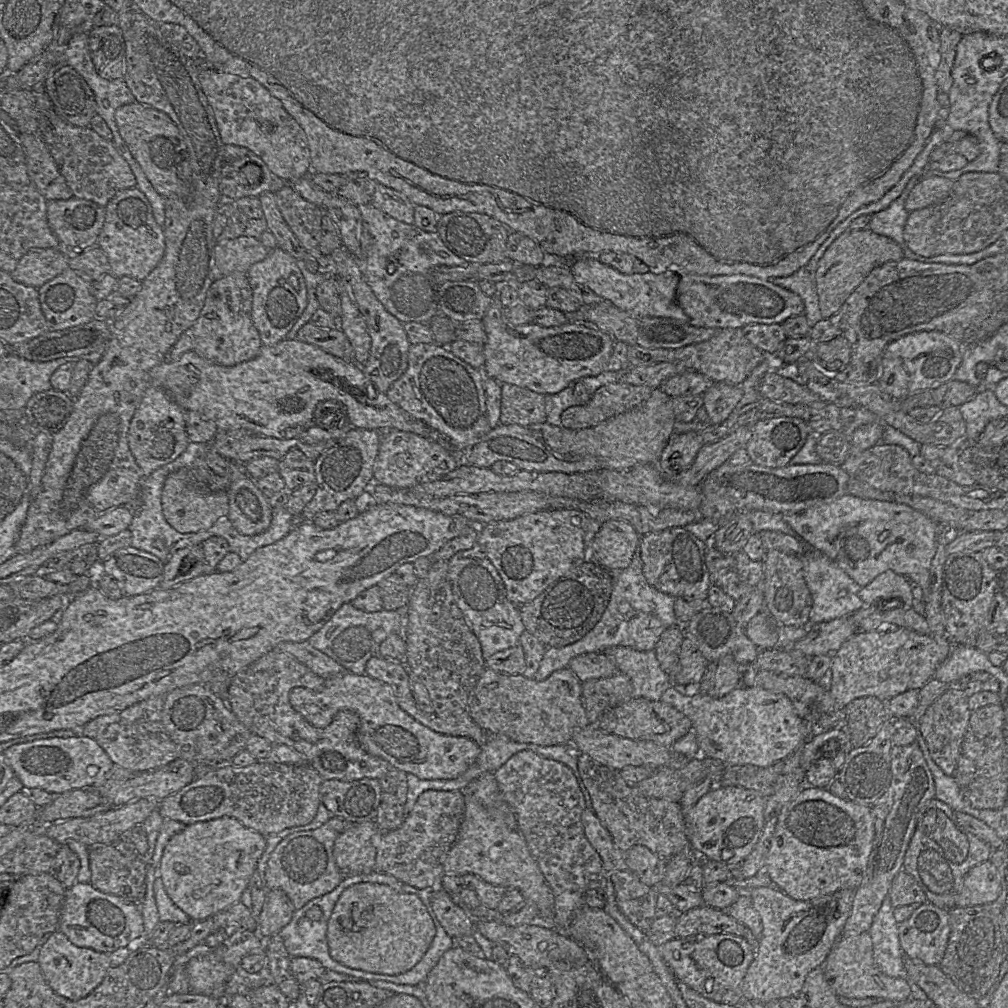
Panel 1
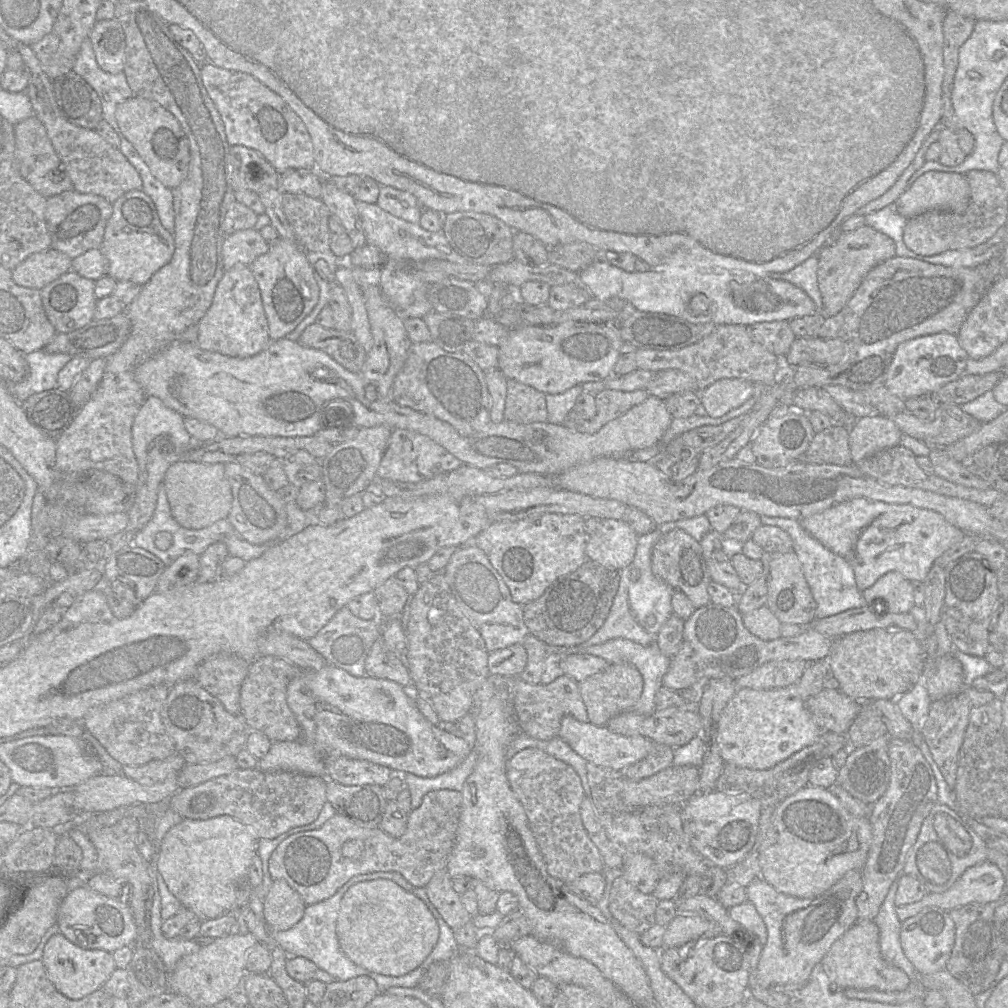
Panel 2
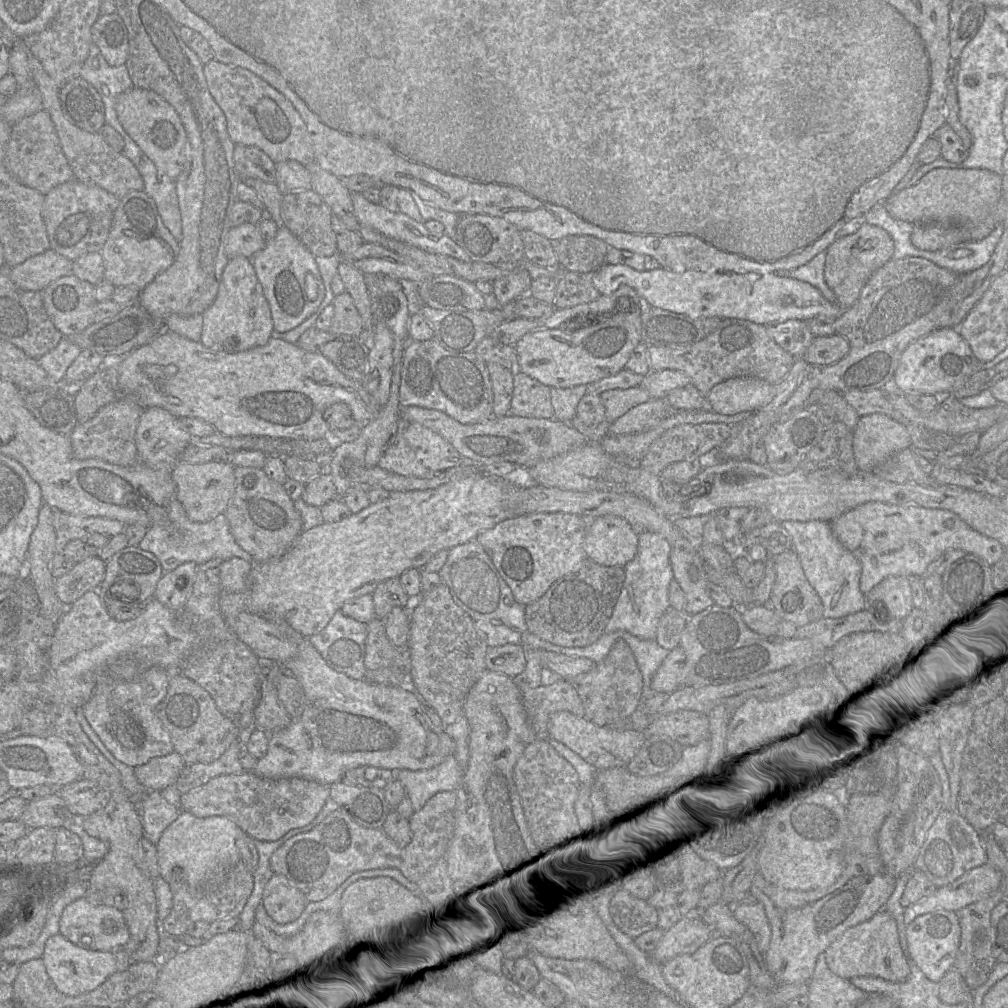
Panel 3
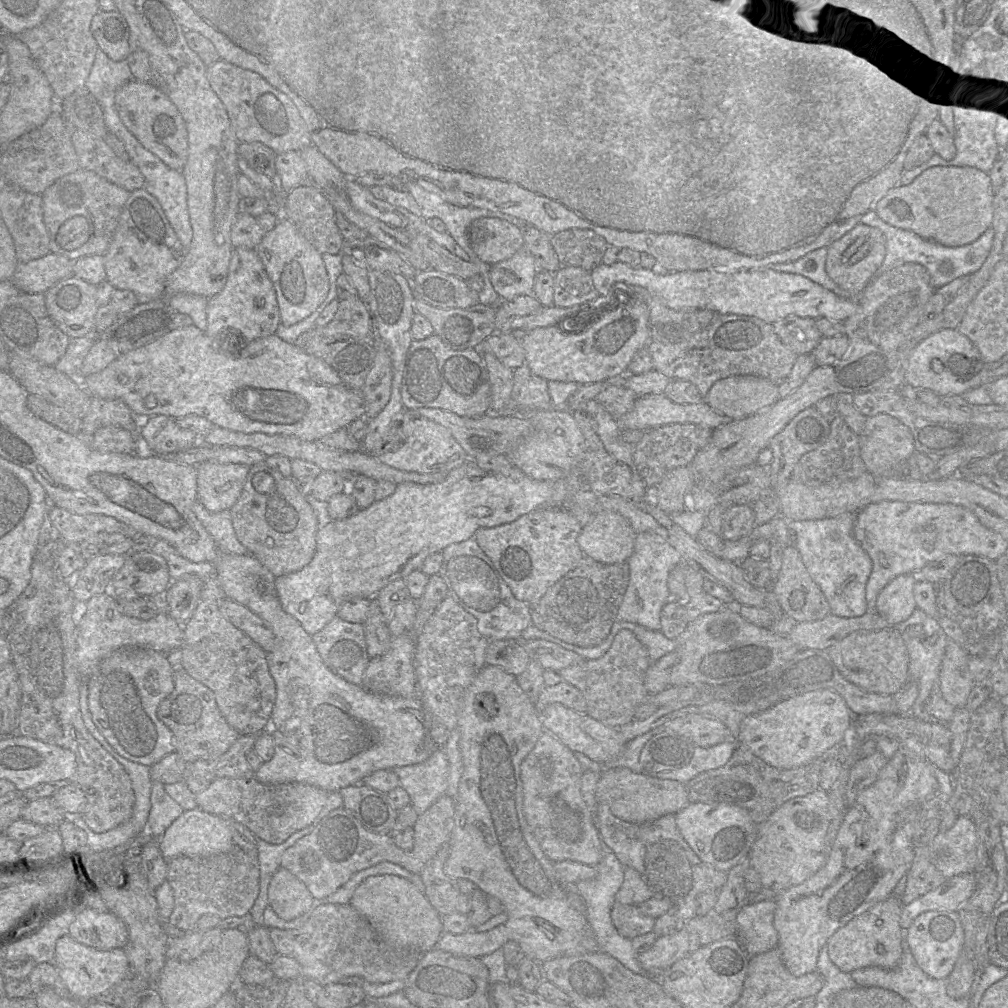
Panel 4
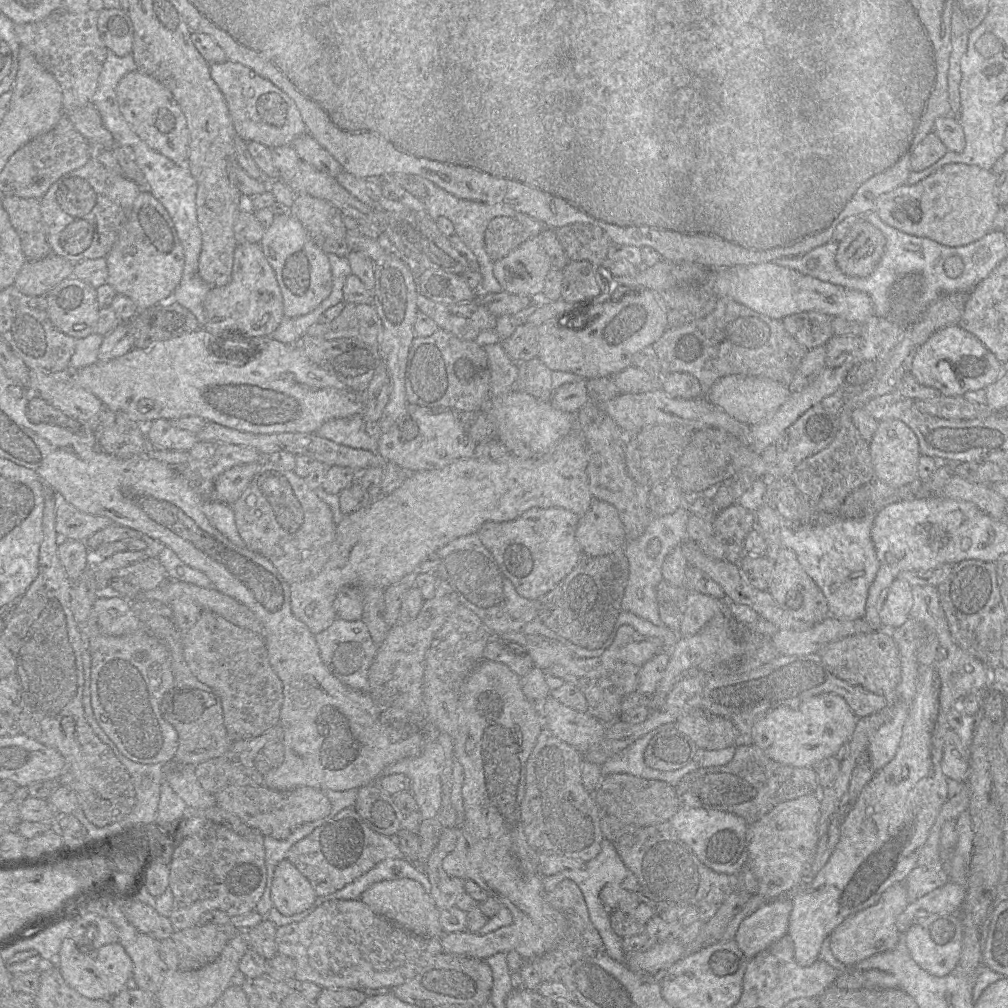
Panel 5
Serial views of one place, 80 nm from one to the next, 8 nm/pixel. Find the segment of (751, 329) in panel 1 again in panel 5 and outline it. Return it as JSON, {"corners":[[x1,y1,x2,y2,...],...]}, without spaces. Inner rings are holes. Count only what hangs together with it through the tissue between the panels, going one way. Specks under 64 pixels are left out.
{"corners":[[802,312,782,319,785,330,802,346,813,349,825,345,834,336,832,317,814,312]]}

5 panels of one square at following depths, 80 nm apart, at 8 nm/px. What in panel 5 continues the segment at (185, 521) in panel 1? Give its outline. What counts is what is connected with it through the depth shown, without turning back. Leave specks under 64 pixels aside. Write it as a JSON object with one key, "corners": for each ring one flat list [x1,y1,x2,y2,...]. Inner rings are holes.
{"corners":[[261,462,238,465,222,473,214,484,214,501,233,505,243,494]]}

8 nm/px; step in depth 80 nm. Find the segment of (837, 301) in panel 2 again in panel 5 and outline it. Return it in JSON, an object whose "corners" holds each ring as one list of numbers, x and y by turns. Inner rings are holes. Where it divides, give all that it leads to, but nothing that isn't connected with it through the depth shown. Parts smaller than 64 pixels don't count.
{"corners":[[868,221,855,225,838,243,836,263,848,276,865,278,877,267,885,252,883,233]]}

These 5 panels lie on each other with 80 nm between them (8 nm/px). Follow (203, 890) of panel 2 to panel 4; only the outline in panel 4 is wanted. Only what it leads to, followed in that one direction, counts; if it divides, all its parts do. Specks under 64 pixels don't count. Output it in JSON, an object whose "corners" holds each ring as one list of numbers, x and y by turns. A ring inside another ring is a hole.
{"corners":[[198,807,184,810,158,839,158,847,166,860,178,856,209,856,222,853,233,847,229,820,211,814]]}

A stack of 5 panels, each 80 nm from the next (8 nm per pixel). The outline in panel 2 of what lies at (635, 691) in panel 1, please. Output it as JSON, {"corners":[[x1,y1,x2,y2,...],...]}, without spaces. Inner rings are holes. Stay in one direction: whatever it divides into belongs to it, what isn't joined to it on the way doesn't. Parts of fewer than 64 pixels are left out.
{"corners":[[625,638,611,639,601,644,590,646,589,648,580,648,578,646,557,646,566,647,565,650,557,651,560,654,588,653,605,659,609,664,628,663,635,666,643,677,643,690,638,702,633,707,633,711,650,715,656,709,655,697,658,690,663,687,662,678,670,666,670,658,665,656,658,647,656,642,649,645,642,645]]}

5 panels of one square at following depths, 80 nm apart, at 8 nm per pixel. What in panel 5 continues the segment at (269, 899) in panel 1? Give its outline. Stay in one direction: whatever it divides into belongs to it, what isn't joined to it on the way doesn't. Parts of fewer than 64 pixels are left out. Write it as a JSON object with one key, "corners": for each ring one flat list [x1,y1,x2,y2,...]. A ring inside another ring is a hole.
{"corners":[[282,860,275,869,271,898,273,906,284,916,309,909,317,899,309,880,289,861]]}

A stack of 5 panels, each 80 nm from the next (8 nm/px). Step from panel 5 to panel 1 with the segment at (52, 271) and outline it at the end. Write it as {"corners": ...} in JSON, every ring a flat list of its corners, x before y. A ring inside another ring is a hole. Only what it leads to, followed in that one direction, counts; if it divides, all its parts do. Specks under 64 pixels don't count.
{"corners":[[57,248,31,249,10,273,13,281,36,289,68,268,69,258]]}

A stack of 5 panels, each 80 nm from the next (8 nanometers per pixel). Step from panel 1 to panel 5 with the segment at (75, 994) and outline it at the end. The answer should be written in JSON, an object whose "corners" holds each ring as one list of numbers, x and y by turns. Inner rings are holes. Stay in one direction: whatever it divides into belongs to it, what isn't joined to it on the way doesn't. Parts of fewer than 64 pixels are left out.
{"corners":[[69,936,61,944,56,965,64,981,89,999,112,999,132,985,133,962,120,942,102,945,93,952,82,952,79,944]]}

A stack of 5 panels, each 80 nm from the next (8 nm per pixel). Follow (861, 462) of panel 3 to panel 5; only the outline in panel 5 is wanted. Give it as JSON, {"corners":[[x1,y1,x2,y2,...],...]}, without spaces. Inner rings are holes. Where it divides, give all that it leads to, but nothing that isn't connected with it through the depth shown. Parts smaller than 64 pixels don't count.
{"corners":[[886,419,879,421,878,428,869,442,875,480,893,488,902,488,920,481,918,462,921,456,915,433,902,421]]}

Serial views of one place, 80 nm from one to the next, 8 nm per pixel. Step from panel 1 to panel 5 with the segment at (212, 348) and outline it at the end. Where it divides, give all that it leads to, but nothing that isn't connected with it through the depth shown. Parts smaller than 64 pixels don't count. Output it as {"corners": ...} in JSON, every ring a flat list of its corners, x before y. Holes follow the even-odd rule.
{"corners":[[259,243,238,244,234,251,232,276,230,282,223,287,211,287,204,301,206,324,203,329,214,338,220,339,223,335,231,336,223,339,219,347,228,353,240,353,242,349,233,349,233,337,270,336,281,323,283,314,283,298,275,272,267,261]]}

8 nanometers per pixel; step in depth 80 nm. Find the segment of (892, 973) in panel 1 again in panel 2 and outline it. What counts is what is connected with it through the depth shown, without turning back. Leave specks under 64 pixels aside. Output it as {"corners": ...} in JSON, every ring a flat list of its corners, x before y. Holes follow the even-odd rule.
{"corners":[[898,879,889,888,873,921,879,929,879,947,882,958,889,964,903,970,912,980,917,979,919,975,901,947,901,922,897,916,895,906,897,888]]}

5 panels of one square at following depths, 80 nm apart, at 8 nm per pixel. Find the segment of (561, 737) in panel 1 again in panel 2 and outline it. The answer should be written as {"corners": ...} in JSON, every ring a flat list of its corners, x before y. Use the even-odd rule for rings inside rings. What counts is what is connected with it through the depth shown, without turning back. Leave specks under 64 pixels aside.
{"corners":[[562,674,549,684,530,684,519,676,506,677,506,683,510,687,520,731,527,736,539,740,558,737,561,720,566,715,571,715,581,722,589,721,578,682,566,674]]}

